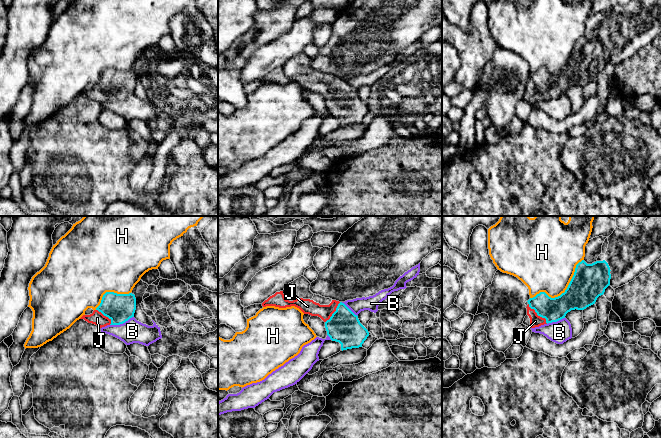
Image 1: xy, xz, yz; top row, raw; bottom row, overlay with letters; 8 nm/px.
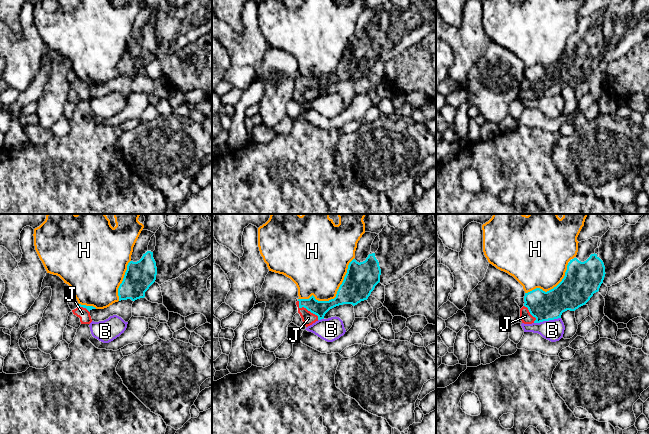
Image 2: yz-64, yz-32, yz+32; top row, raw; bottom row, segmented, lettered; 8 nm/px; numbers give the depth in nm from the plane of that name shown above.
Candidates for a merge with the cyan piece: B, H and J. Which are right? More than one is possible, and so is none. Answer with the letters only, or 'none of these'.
J

